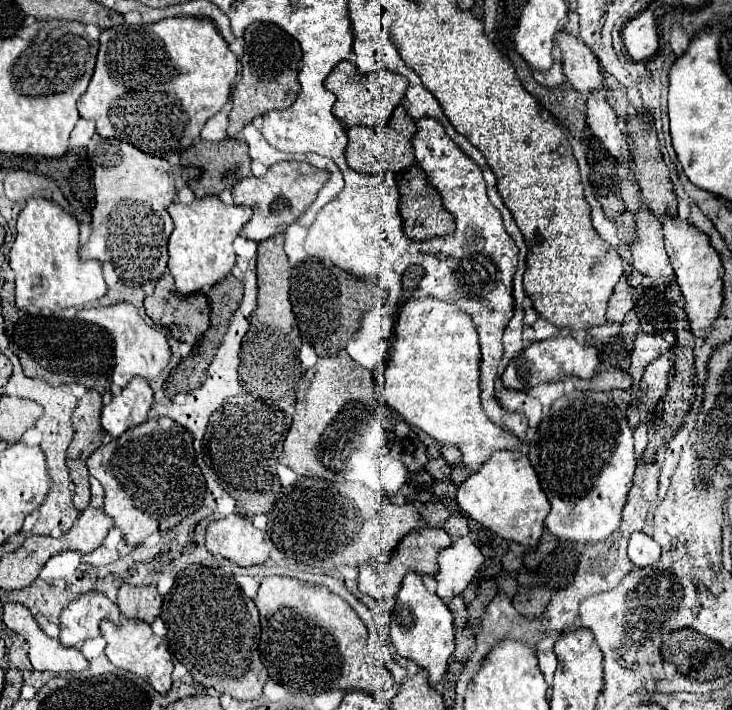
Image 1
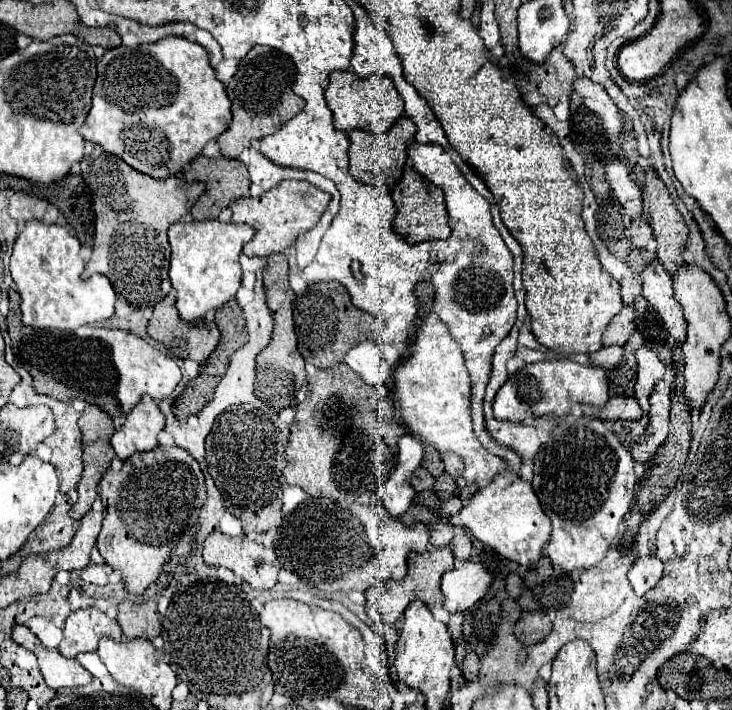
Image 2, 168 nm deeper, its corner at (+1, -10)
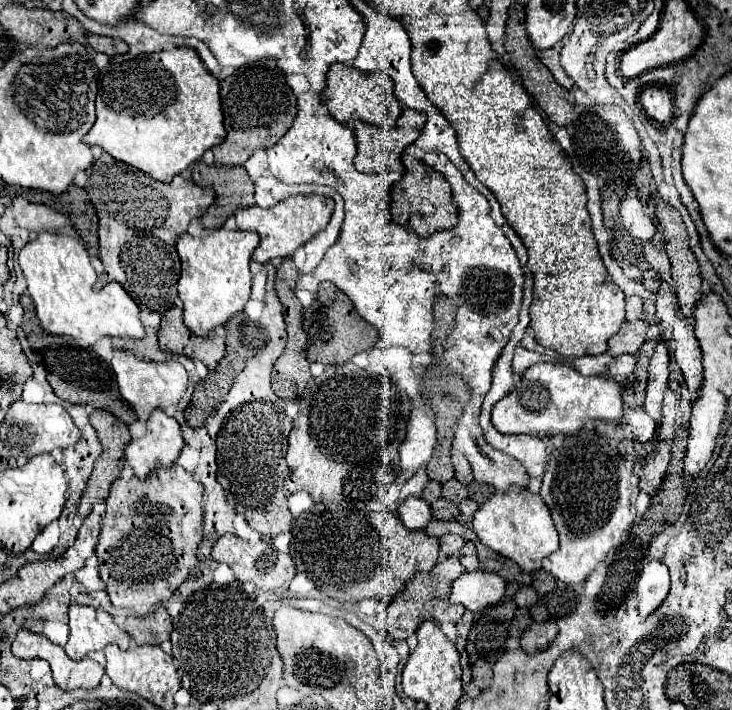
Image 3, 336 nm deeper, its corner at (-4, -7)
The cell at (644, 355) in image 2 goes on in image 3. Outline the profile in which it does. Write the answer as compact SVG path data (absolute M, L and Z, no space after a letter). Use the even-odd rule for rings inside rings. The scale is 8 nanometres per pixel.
M658 343L648 367L648 385L646 385L646 401L644 401L644 411L656 423L660 423L660 405L664 391L668 387L668 361L670 361L670 353L666 345Z

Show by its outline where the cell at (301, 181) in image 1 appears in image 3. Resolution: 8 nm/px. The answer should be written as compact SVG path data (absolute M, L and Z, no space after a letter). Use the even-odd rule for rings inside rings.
M310 193L310 195L292 195L270 209L262 209L258 205L240 207L236 209L234 217L238 221L238 229L256 231L260 235L260 245L256 247L252 259L258 263L266 263L270 259L290 257L300 245L304 245L308 239L312 239L318 231L322 231L328 225L332 211L334 201L330 197Z

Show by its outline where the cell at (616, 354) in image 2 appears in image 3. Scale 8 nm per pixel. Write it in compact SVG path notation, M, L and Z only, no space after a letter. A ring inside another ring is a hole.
M630 353L618 355L608 365L608 375L618 381L624 381L634 371L634 365L636 365L636 355L630 355Z

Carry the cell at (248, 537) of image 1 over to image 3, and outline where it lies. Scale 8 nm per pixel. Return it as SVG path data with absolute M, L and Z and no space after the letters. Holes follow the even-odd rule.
M253 529L251 531L250 539L240 539L240 537L230 535L230 533L219 537L212 548L211 555L214 557L214 561L230 565L240 583L250 581L256 587L260 585L262 591L284 593L284 589L288 589L292 577L296 575L294 561L290 561L290 555L282 555L282 551L268 551L268 539L266 539L266 543L263 543L258 534Z

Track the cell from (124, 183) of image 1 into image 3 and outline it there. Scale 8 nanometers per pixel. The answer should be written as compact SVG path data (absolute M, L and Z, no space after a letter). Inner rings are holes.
M108 155L86 169L84 189L100 217L98 233L104 273L98 277L96 287L100 289L108 281L118 281L140 309L160 313L170 309L178 295L176 281L180 275L176 239L188 229L192 219L206 213L216 193L181 175L176 175L171 183L158 183L142 171Z

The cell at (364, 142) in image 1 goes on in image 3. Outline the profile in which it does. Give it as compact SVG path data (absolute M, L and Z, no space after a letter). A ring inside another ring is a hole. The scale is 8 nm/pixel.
M404 109L402 115L396 121L396 129L382 129L382 127L374 127L370 123L364 121L354 121L354 135L356 135L356 169L362 173L388 173L388 171L398 171L403 176L404 165L402 165L402 153L404 149L416 139L416 133L422 131L426 123L426 115L422 115L420 111L414 109Z

